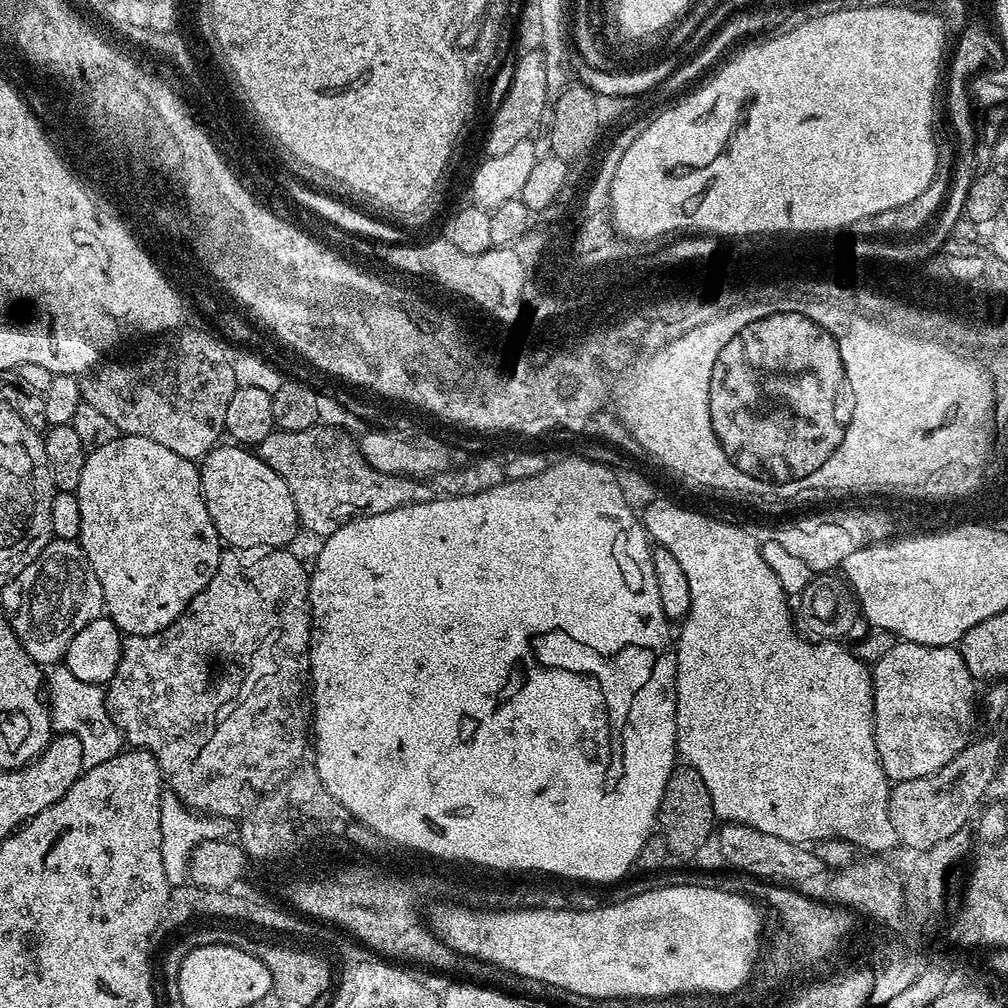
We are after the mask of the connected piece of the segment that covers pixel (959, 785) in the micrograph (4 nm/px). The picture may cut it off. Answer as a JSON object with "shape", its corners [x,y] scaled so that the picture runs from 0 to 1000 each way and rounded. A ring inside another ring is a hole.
{"shape":[[[990,731],[968,732],[927,768],[890,775],[882,785],[881,807],[894,836],[907,843],[920,845],[931,835],[959,820],[977,793],[981,776],[995,752],[994,736]]]}

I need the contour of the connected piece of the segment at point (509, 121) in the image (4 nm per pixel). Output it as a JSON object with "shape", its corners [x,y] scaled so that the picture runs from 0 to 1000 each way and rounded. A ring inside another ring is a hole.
{"shape":[[[539,51],[520,52],[516,57],[511,57],[509,80],[506,81],[505,88],[502,89],[501,96],[496,104],[490,107],[488,112],[488,124],[484,127],[484,136],[480,139],[481,152],[484,155],[503,153],[509,145],[514,145],[514,141],[525,138],[528,130],[542,119],[542,112],[546,107],[544,94],[546,88],[542,77],[542,62]]]}

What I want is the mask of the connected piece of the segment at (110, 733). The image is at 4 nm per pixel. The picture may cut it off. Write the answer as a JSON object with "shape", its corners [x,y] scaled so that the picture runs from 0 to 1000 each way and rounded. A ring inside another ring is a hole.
{"shape":[[[63,661],[55,662],[51,667],[46,675],[46,688],[53,725],[73,730],[81,736],[84,763],[97,760],[115,750],[122,743],[123,733],[115,715],[108,710],[104,684],[98,679],[75,673]]]}

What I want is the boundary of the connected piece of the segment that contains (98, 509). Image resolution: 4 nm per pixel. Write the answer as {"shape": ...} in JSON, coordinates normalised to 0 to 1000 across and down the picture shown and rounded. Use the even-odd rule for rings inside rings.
{"shape":[[[120,431],[106,442],[97,442],[97,446],[87,448],[85,458],[81,462],[81,474],[77,474],[74,489],[81,510],[81,526],[77,539],[80,546],[87,551],[87,557],[93,569],[97,569],[97,577],[101,580],[103,604],[107,613],[117,620],[122,630],[144,631],[161,626],[178,613],[180,608],[187,603],[187,598],[204,582],[208,573],[212,573],[212,569],[216,565],[220,537],[216,526],[212,526],[208,506],[204,506],[204,498],[198,481],[197,463],[191,457],[173,450],[173,446],[165,446],[165,442],[157,442],[157,438],[149,438],[149,435]]]}

